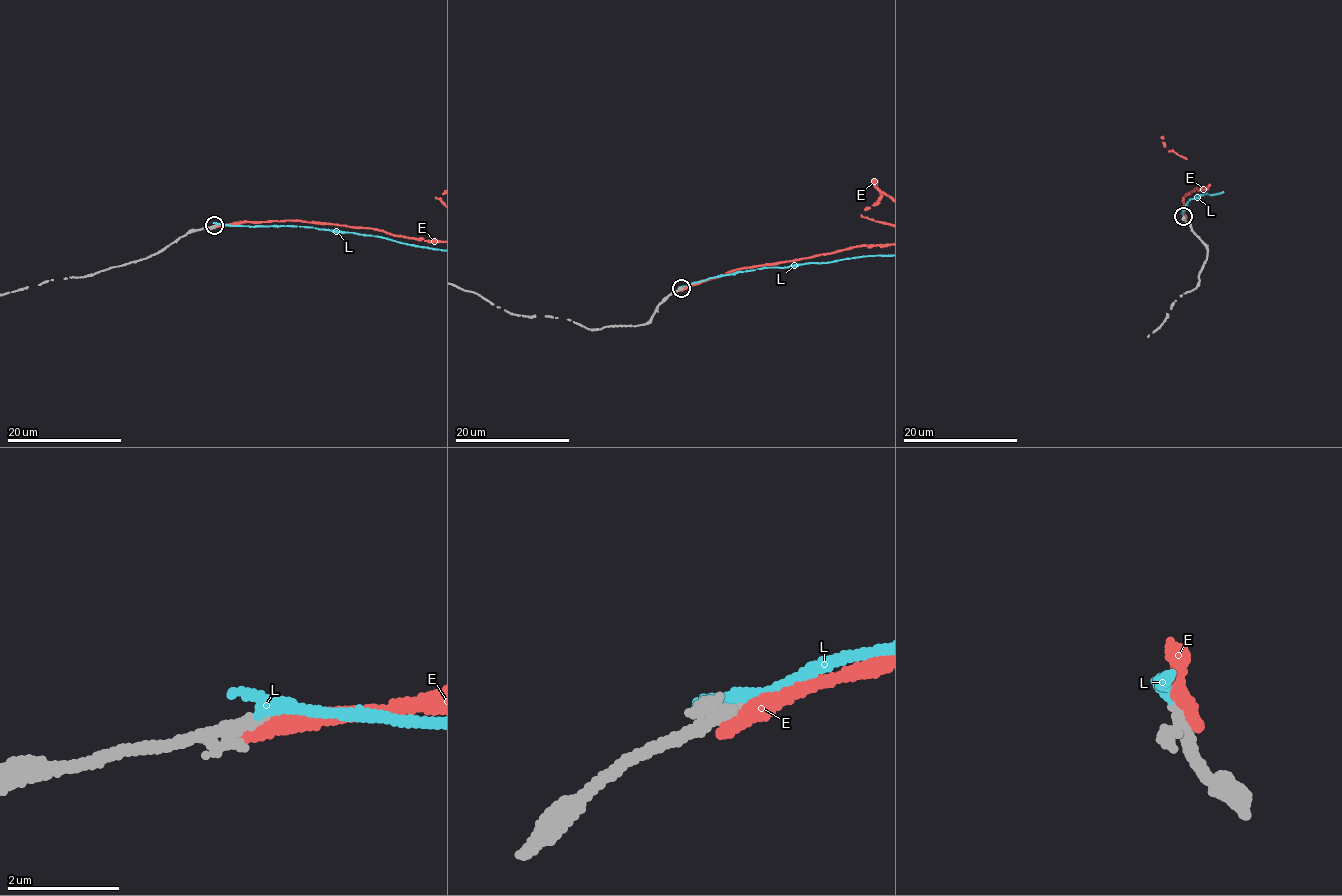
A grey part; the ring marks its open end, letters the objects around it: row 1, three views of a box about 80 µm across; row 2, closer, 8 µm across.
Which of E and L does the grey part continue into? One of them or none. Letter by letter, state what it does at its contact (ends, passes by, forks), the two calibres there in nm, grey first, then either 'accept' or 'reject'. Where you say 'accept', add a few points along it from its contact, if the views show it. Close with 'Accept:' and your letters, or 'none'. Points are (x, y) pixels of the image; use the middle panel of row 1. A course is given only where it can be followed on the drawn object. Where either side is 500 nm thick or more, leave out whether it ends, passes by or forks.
E: it ends there; 260 nm thick on the grey side, 300 nm on the other; reject
L: it ends there; 240 nm thick on the grey side, 280 nm on the other; reject
Accept: none

